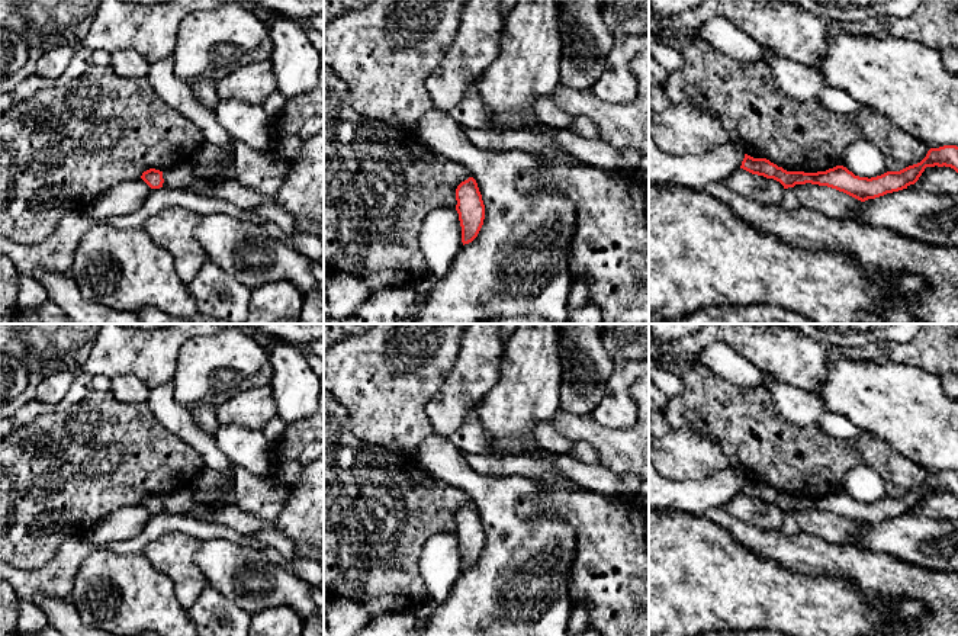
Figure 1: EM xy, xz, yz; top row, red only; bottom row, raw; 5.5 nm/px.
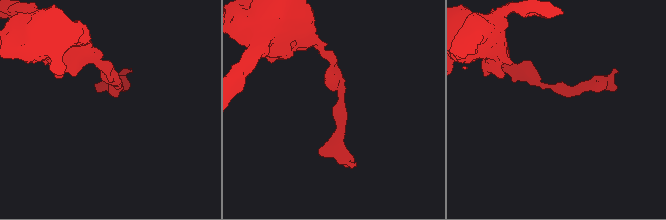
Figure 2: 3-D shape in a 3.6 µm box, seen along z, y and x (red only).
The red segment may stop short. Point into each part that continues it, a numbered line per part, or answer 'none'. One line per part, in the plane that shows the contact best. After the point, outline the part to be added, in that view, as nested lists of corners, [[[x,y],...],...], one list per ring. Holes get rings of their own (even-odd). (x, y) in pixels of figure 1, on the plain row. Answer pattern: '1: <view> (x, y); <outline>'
none

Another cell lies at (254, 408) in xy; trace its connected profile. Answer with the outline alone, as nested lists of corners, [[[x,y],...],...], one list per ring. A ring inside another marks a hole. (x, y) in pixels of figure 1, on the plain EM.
[[[271,386],[251,388],[216,408],[221,425],[242,425],[263,431],[266,424],[277,415],[277,405]]]

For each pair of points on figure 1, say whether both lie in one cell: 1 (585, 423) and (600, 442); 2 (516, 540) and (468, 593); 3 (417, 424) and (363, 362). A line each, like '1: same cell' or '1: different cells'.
1: same cell
2: same cell
3: same cell

